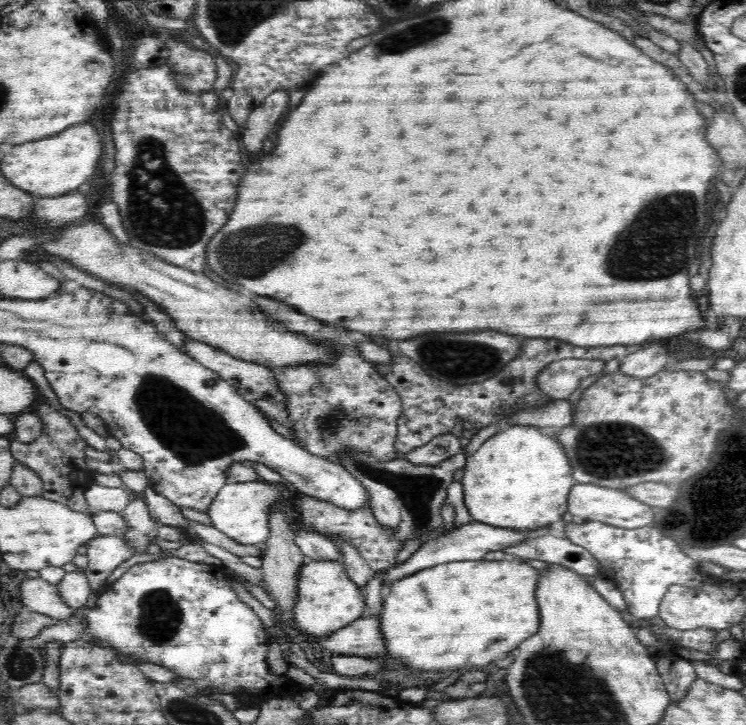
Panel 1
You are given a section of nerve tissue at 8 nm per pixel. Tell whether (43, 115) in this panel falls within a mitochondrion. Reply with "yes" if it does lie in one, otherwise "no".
no

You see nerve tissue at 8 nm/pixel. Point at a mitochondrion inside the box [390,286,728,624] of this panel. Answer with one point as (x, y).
(613, 450)

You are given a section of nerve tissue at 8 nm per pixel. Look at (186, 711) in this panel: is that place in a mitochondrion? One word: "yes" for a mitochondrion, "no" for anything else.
yes

